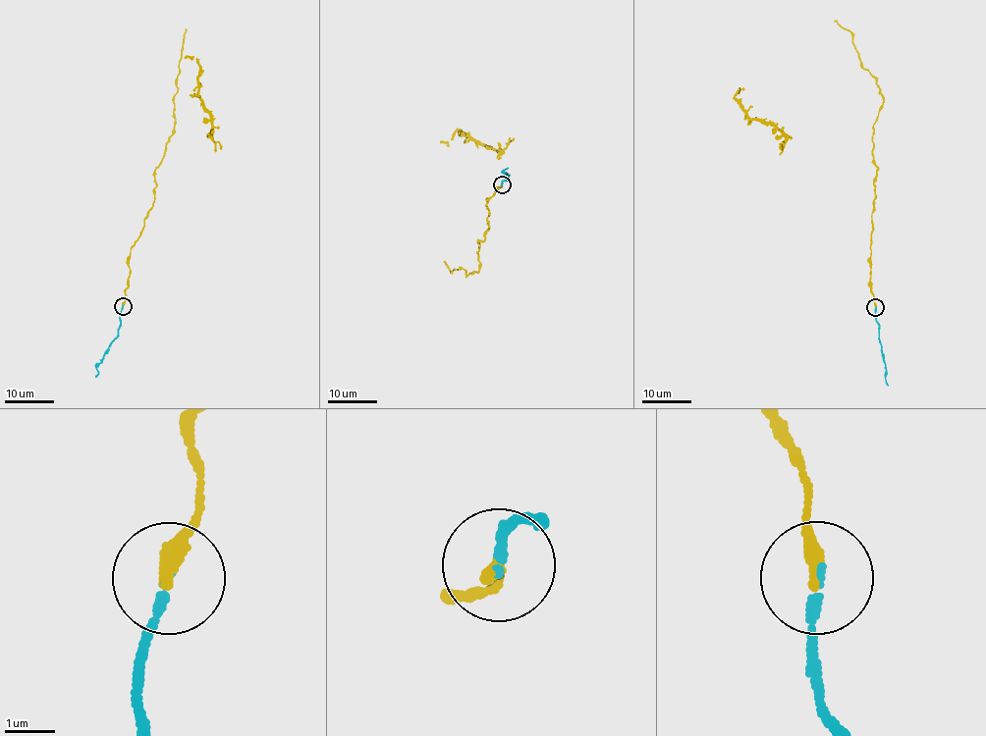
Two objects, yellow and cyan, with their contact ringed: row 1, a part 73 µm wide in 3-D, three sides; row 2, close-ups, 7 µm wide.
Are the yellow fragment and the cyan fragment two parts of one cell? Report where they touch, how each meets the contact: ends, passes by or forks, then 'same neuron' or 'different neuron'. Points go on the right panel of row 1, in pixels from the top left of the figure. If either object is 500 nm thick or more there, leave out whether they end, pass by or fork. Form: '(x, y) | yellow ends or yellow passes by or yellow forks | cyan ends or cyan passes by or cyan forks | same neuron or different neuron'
(875, 307) | yellow ends | cyan ends | same neuron

